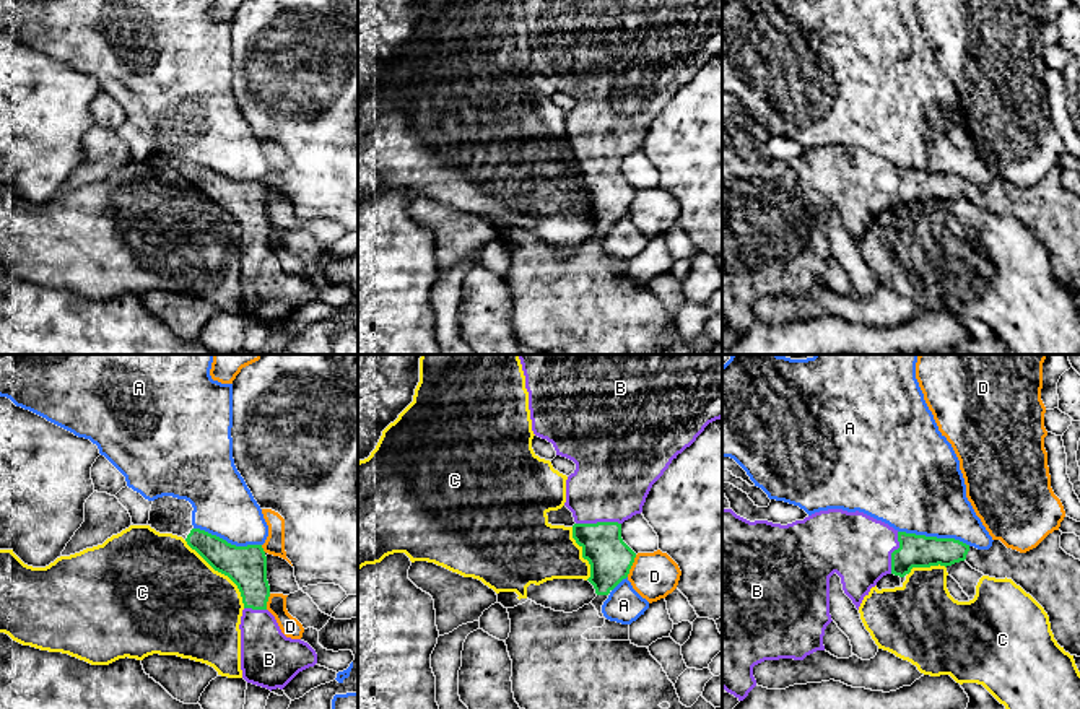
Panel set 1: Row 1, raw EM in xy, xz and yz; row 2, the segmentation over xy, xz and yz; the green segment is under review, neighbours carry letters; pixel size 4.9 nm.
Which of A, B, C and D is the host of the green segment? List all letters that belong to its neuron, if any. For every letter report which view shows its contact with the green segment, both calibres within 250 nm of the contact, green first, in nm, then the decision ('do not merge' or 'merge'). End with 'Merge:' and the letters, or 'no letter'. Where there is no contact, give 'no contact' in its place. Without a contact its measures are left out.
A: yz | 160/440 nm | do not merge
B: xz | 220/380 nm | merge
C: xy | 200/480 nm | do not merge
D: xz | 220/220 nm | do not merge
Merge: B

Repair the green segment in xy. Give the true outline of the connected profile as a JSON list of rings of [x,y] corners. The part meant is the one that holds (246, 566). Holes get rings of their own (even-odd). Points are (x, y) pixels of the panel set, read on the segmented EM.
[[[192,528],[185,542],[241,592],[241,670],[247,683],[283,689],[299,672],[317,663],[316,650],[301,639],[286,637],[267,610],[270,585],[262,545],[236,546],[200,528]]]

